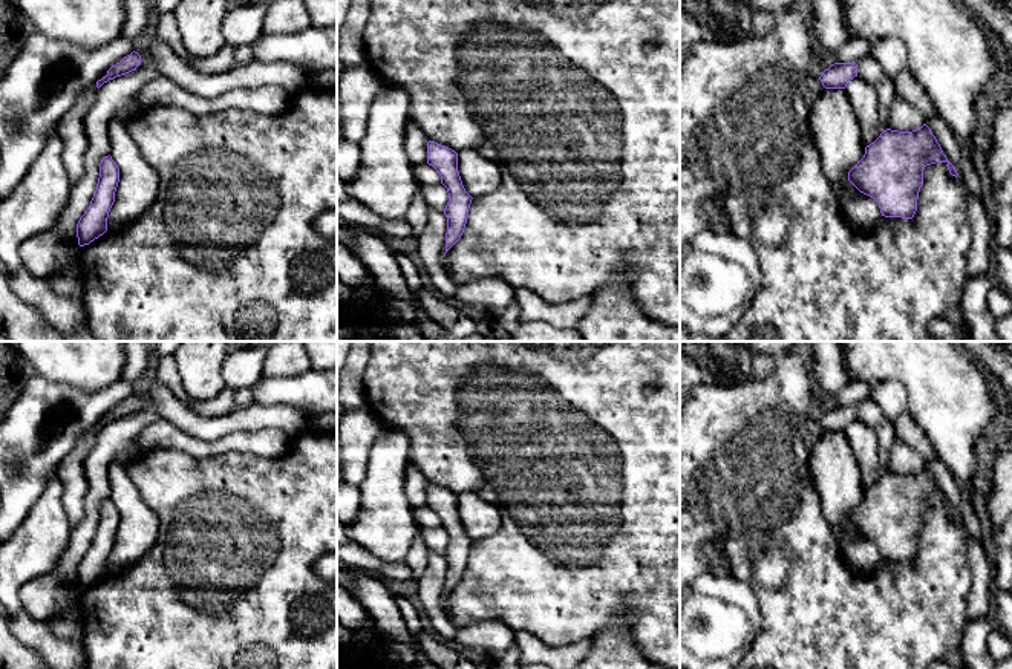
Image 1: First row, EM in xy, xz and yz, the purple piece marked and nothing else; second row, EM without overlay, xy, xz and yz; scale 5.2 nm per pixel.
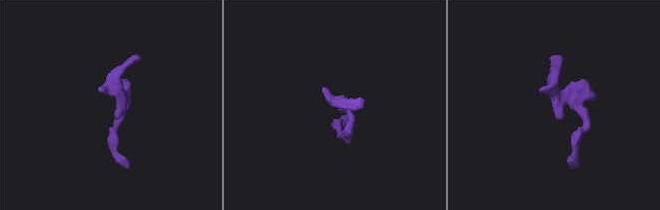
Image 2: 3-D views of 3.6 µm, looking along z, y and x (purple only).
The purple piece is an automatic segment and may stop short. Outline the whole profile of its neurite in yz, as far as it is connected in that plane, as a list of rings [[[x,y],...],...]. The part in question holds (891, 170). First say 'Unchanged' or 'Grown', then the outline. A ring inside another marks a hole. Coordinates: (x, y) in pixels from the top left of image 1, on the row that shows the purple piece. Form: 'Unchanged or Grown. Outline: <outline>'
Unchanged. Outline: [[[926,124],[912,132],[886,129],[865,147],[848,181],[879,204],[882,216],[912,219],[923,170],[935,162],[946,162],[949,173],[958,176]]]

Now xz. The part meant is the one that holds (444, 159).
Unchanged. Outline: [[[435,141],[427,142],[427,164],[441,176],[441,184],[447,188],[449,202],[444,208],[447,217],[446,253],[461,239],[472,204],[472,196],[465,191],[459,171],[458,153]]]

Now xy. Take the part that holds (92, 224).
Unchanged. Outline: [[[104,156],[100,164],[100,178],[90,205],[77,224],[78,245],[84,246],[107,231],[109,211],[115,202],[119,182],[119,168],[112,156]]]

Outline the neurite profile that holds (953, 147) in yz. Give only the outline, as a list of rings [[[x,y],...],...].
[[[935,115],[926,119],[925,124],[931,129],[948,161],[955,167],[966,191],[974,197],[981,199],[981,184],[971,156],[965,150],[963,142],[954,135],[948,121],[940,115]]]

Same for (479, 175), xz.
[[[472,148],[458,152],[458,171],[472,197],[491,194],[502,181],[499,165]]]

